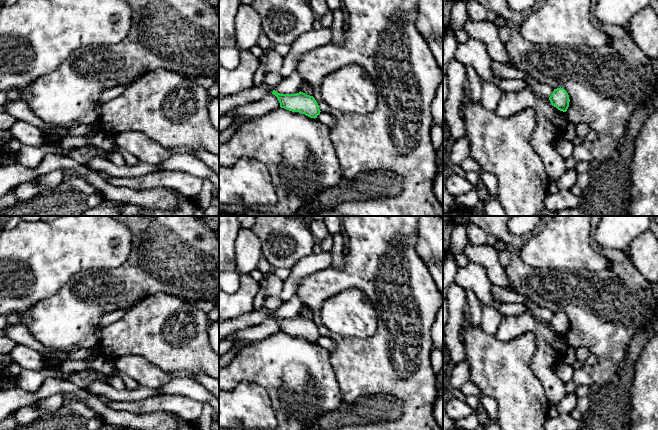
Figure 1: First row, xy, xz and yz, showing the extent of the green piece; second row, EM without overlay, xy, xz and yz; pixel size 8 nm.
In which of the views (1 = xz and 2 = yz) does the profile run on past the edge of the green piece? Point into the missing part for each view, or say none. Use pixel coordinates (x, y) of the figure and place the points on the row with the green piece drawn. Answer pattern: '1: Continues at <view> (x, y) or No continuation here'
1: No continuation here
2: No continuation here

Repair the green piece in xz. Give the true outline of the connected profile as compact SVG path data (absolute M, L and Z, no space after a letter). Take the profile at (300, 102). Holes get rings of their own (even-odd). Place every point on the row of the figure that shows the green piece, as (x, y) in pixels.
M273 90L272 94L278 98L280 107L286 110L299 112L314 119L321 112L315 98L301 91L297 94L280 94Z

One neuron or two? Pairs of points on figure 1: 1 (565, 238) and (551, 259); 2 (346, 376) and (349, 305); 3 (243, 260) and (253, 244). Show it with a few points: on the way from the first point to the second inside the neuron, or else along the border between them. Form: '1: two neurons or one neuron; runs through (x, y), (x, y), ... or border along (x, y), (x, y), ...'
1: one neuron; runs through (562, 243), (551, 254)
2: two neurons; border along (326, 327), (340, 335), (355, 337), (371, 336)
3: one neuron; runs through (247, 256), (249, 248)

